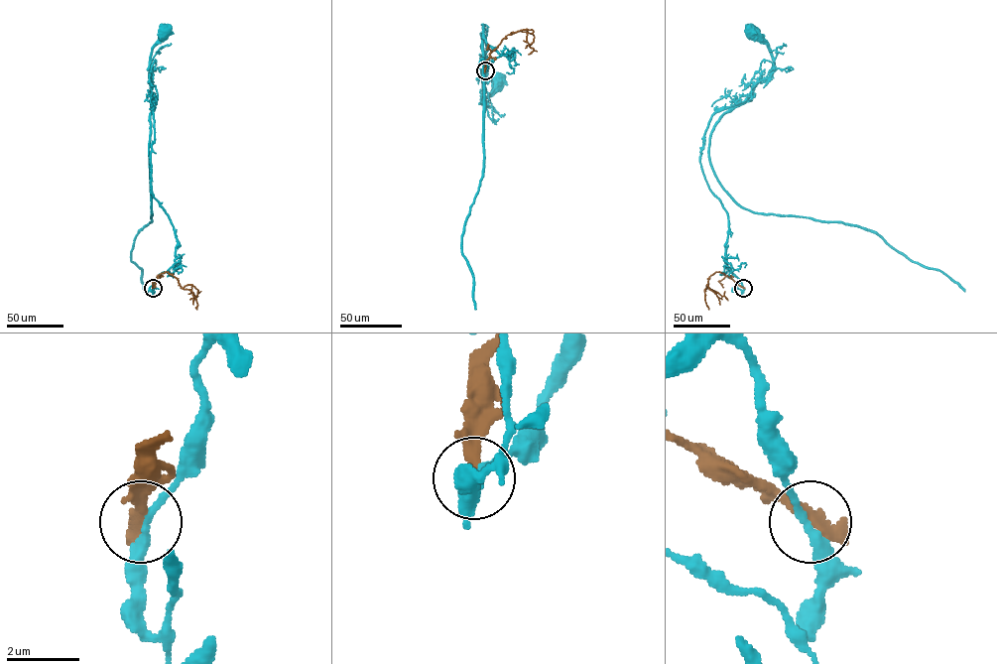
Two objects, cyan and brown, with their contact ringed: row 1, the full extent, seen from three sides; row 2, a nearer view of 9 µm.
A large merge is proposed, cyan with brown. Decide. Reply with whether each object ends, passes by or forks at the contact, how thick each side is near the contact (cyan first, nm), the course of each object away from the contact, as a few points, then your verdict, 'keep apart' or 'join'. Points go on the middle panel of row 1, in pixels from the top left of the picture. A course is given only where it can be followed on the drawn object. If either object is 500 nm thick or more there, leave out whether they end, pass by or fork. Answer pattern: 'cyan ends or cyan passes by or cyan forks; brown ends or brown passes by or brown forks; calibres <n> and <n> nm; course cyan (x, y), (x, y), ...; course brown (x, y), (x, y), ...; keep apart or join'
cyan passes by; brown ends; calibres 240 and 360 nm; course cyan (485, 70), (511, 52), (504, 55), (491, 47), (482, 24), (482, 103), (497, 80); course brown (485, 70), (484, 63), (489, 54), (512, 33), (527, 33), (526, 41), (533, 50), (528, 55); keep apart

